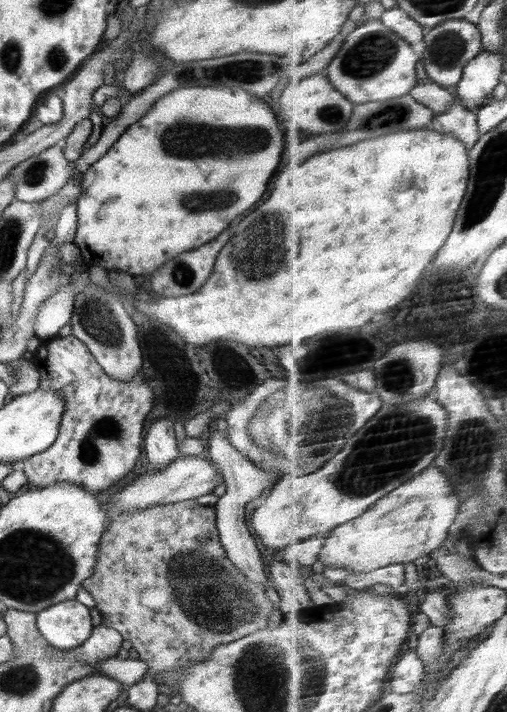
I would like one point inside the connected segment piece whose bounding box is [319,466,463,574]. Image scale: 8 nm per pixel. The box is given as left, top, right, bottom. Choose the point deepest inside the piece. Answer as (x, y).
(410, 524)

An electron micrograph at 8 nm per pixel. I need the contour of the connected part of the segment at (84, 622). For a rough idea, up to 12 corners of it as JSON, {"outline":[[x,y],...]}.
{"outline":[[64,600],[36,611],[58,649],[80,646],[94,629],[90,608]]}

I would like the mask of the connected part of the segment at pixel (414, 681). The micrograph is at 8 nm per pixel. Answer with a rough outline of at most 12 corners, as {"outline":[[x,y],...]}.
{"outline":[[416,649],[394,668],[394,693],[411,693],[425,682],[427,665]]}

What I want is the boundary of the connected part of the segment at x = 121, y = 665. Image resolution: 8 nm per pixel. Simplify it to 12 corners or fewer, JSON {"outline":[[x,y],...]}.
{"outline":[[125,654],[98,664],[96,675],[125,687],[147,675],[142,660]]}

